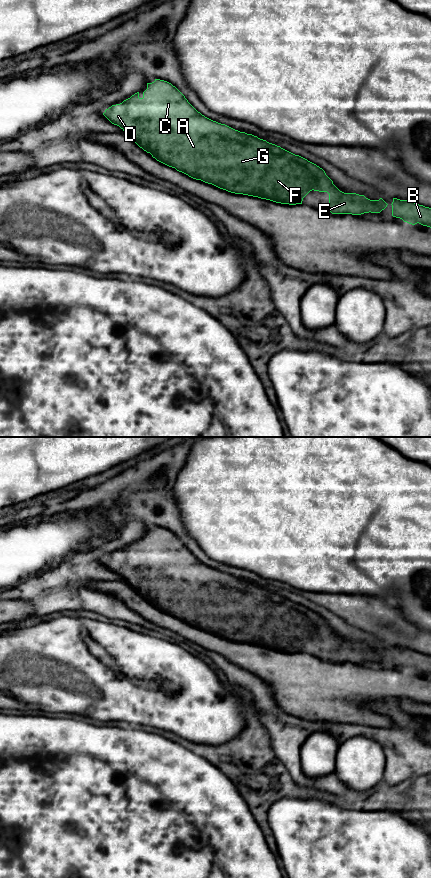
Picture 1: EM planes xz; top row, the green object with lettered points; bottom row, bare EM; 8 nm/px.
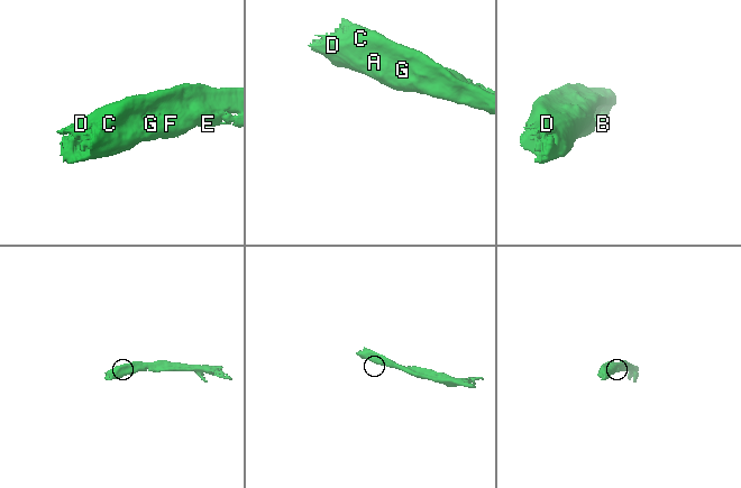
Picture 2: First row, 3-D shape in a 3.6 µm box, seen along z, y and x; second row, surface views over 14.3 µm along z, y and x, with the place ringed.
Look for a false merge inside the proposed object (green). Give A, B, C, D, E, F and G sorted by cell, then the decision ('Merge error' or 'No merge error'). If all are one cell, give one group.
Groups: A B C D E F G. No merge error

